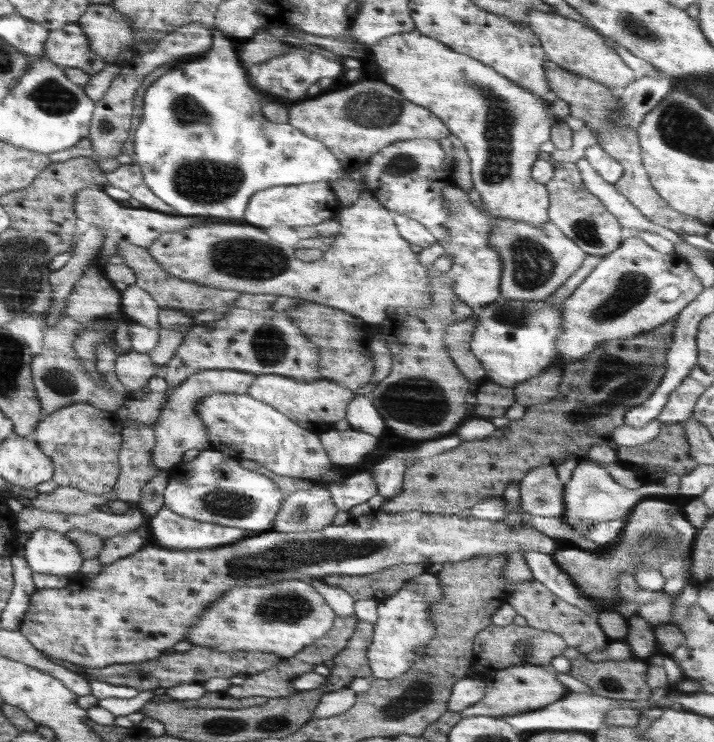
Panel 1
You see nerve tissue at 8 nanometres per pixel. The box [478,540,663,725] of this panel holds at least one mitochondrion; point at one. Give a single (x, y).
(615, 682)

